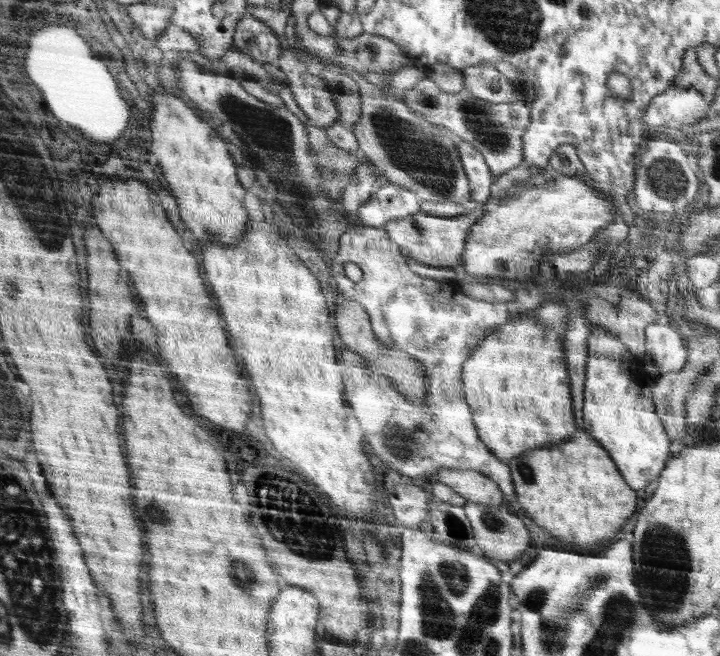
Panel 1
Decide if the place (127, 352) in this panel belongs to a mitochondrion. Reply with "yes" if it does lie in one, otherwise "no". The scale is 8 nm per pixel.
no

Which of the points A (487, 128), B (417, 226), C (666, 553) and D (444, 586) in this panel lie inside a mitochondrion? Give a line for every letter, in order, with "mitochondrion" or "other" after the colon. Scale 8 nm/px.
A: mitochondrion
B: mitochondrion
C: mitochondrion
D: mitochondrion

